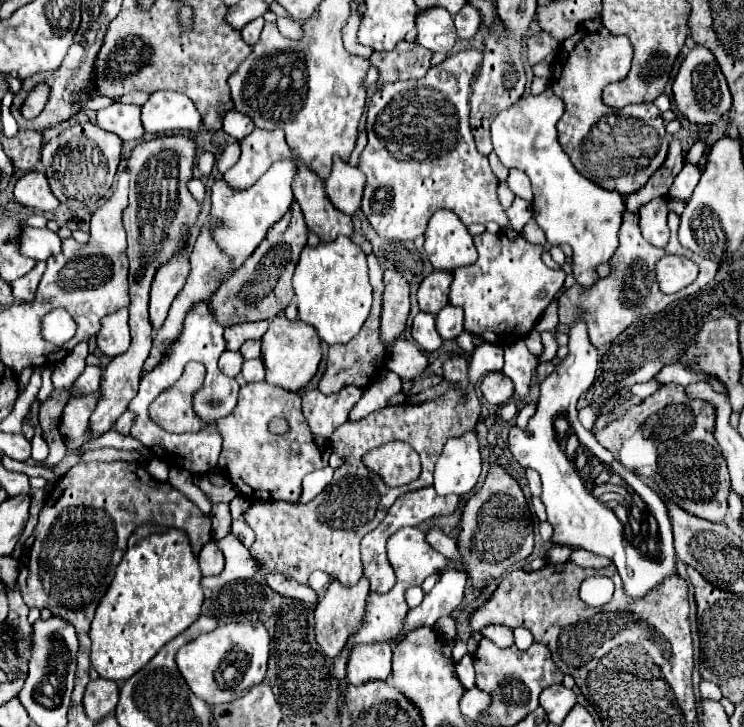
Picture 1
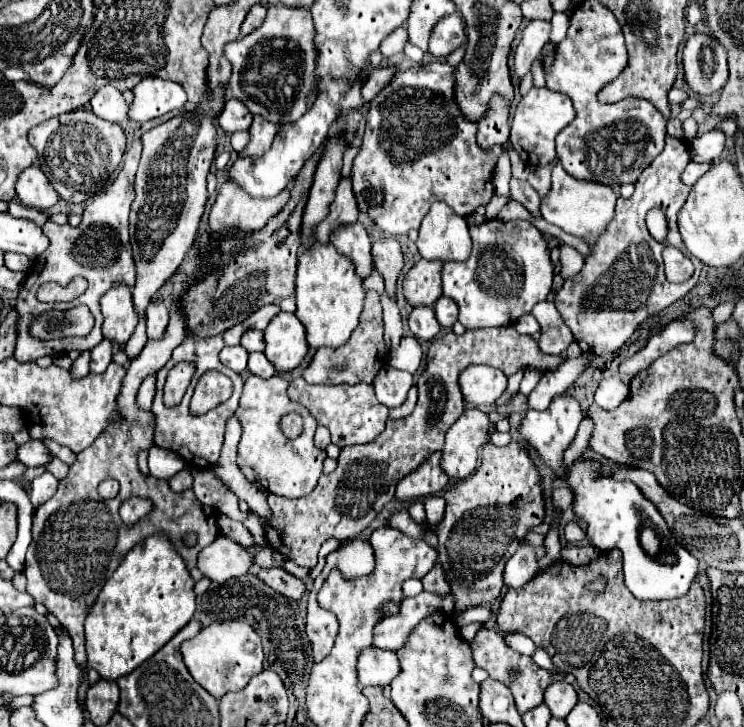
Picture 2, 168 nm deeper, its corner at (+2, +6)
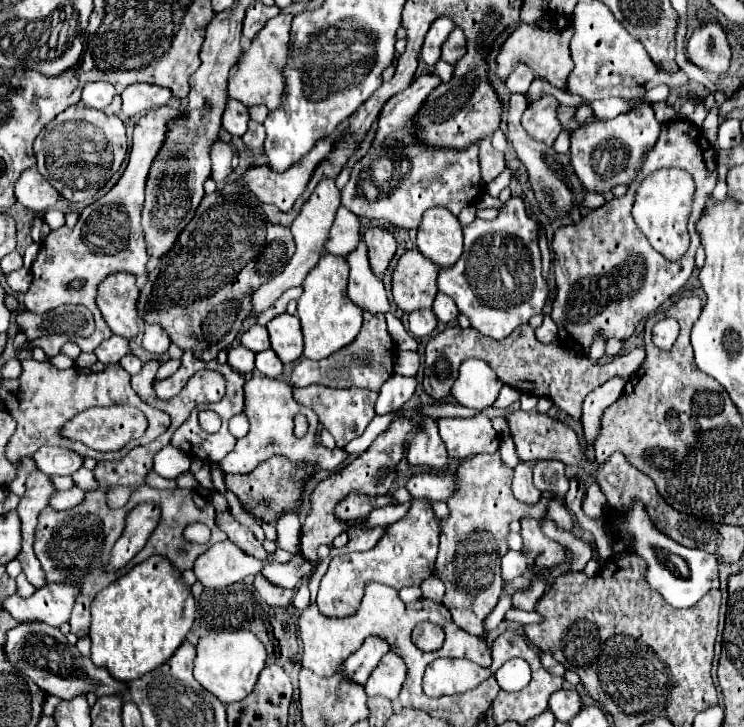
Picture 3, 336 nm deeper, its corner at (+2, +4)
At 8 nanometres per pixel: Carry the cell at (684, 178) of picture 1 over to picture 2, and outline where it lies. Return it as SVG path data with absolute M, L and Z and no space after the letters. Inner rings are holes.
M710 130L702 136L696 136L694 140L690 140L692 162L712 162L720 158L724 150L724 142L726 142L726 134L722 130Z

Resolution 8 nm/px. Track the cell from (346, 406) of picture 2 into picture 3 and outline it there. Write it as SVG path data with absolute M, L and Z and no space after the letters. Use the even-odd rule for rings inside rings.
M312 384L312 386L306 386L306 388L296 388L294 386L292 390L294 390L294 400L298 404L308 406L308 408L312 408L318 414L320 424L330 430L330 434L334 436L338 448L344 448L350 440L362 436L362 432L366 430L366 426L370 424L370 420L376 416L374 402L376 402L378 394L370 392L370 390L364 390L364 388L334 390L334 388L328 388L328 386Z

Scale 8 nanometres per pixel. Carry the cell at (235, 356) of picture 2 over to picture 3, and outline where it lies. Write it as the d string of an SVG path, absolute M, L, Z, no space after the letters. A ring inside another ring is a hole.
M232 346L228 350L228 364L240 374L248 374L254 370L254 352L244 346Z

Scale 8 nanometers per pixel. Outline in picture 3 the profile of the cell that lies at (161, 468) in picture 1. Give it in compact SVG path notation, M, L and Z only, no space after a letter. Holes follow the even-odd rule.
M166 446L154 456L154 470L162 478L174 480L188 468L190 468L190 458L186 454L182 454L180 450L174 450L174 446Z

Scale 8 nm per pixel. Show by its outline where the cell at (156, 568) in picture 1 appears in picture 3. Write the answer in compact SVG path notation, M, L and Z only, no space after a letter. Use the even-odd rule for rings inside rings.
M150 556L142 564L136 564L128 574L106 586L94 602L92 602L92 624L90 624L90 640L92 640L92 662L100 668L106 668L112 678L120 682L136 680L146 672L154 670L162 662L166 662L174 650L182 644L188 630L192 628L196 616L196 602L190 592L190 586L184 582L178 568L170 564L170 560L162 556Z

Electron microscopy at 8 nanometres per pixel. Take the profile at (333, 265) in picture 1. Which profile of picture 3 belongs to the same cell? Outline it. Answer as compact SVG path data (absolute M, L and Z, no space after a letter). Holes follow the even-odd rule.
M324 252L318 266L310 270L302 284L304 292L298 298L298 318L304 332L304 356L310 360L322 360L334 354L336 350L348 346L360 332L362 310L358 310L358 306L346 296L346 282L348 262Z

